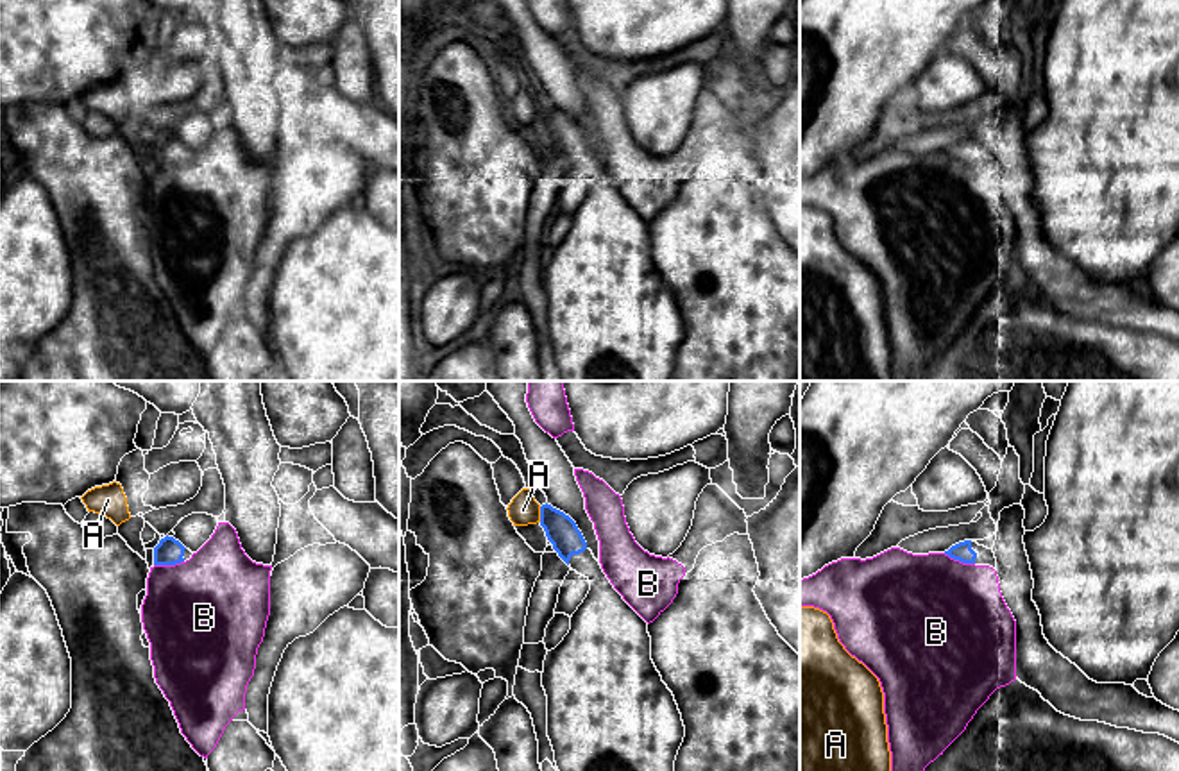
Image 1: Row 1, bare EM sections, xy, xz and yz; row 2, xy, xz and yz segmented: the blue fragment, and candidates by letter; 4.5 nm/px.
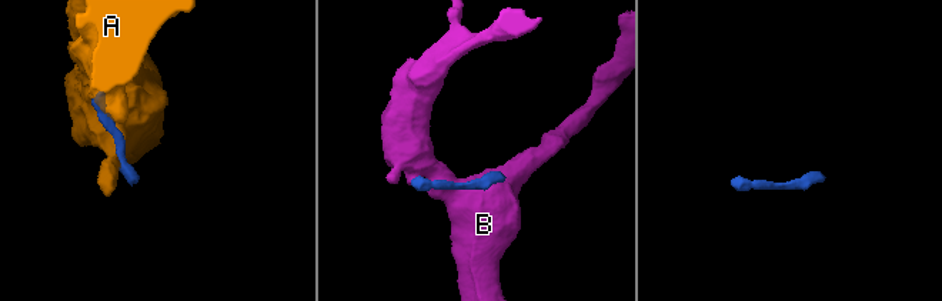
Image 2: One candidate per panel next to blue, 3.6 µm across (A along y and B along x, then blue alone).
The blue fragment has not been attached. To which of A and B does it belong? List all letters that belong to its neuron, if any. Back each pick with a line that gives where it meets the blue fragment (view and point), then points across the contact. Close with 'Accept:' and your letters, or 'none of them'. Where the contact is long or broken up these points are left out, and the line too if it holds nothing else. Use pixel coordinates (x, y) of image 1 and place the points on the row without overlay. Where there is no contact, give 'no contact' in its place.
Accept: none of them

